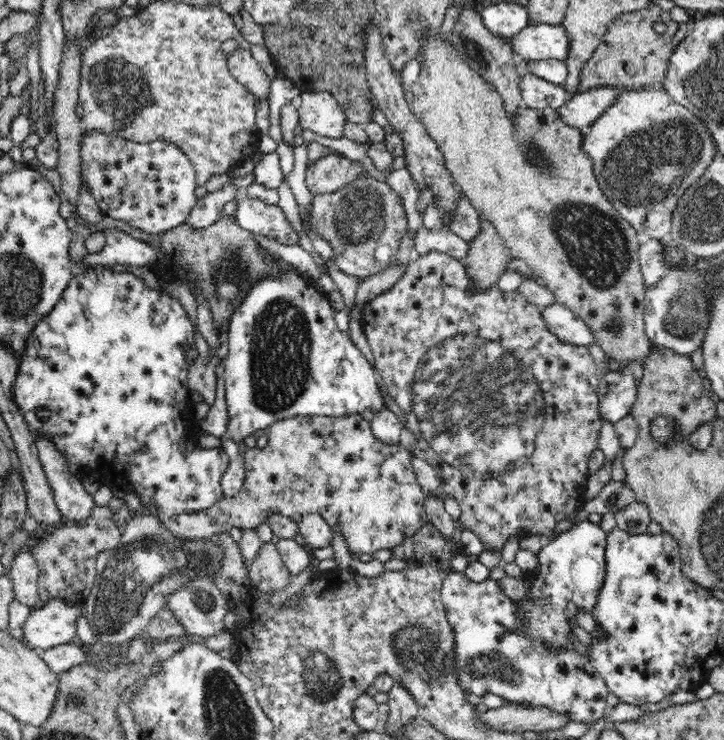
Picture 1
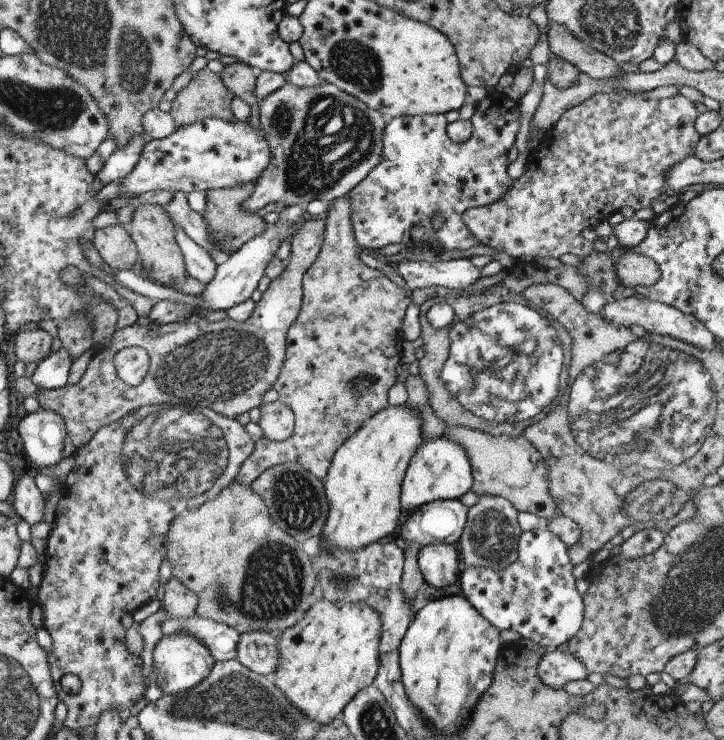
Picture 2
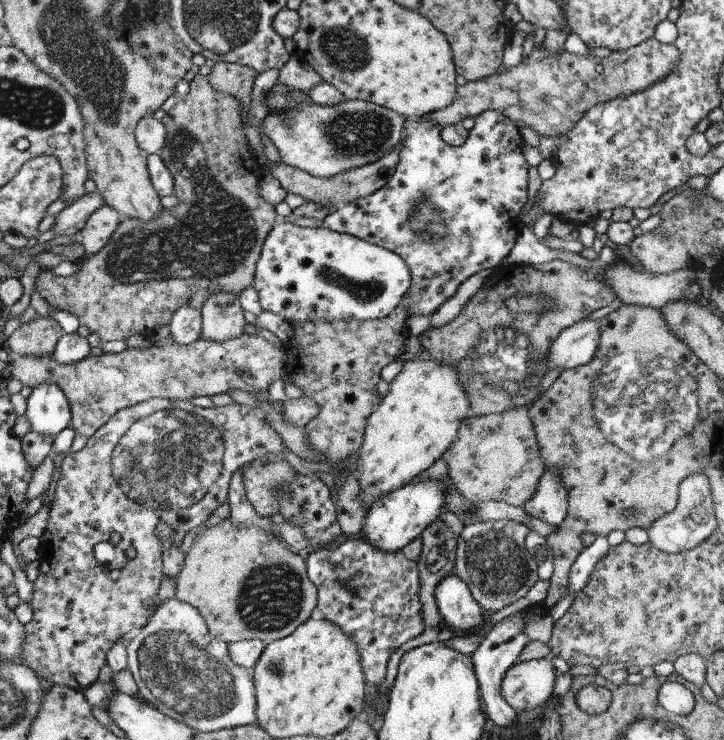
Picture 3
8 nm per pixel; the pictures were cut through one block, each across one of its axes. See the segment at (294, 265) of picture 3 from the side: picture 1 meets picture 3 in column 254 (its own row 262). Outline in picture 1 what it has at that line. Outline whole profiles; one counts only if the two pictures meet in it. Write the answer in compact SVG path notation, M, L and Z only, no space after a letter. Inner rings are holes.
M271 253L273 260L277 264L281 264L285 275L277 277L260 277L251 287L246 298L242 301L242 304L238 306L229 318L228 327L228 358L224 363L224 379L225 379L225 399L226 405L228 405L228 430L223 435L224 440L232 440L235 443L240 443L246 435L252 435L256 430L267 429L275 422L284 420L285 418L294 418L294 416L327 416L327 417L345 417L356 413L362 413L366 409L372 409L375 413L382 409L388 409L384 401L382 401L382 395L378 388L378 374L372 368L368 360L363 356L360 350L354 345L350 335L345 331L342 332L338 329L336 322L334 321L334 314L336 311L330 304L328 294L318 292L315 288L314 280L308 278L302 271L296 269L296 267L290 265L290 263L280 258L280 255Z

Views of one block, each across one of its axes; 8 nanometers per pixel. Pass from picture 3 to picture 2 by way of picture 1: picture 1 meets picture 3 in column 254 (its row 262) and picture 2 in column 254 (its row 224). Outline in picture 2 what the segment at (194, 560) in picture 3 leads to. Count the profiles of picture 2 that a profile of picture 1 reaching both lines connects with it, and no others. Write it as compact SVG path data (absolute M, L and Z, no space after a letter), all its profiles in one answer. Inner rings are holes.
M233 481L214 500L204 502L195 510L176 516L168 534L168 554L172 563L172 575L188 590L196 594L196 615L226 624L238 633L264 630L277 634L299 622L310 607L310 594L316 586L316 572L303 544L290 534L285 534L274 524L264 500L252 486Z

